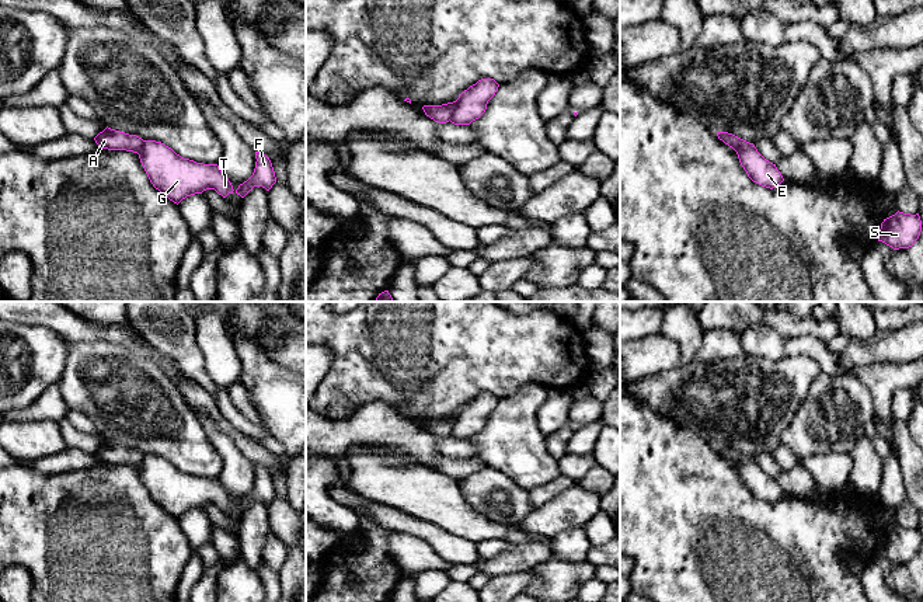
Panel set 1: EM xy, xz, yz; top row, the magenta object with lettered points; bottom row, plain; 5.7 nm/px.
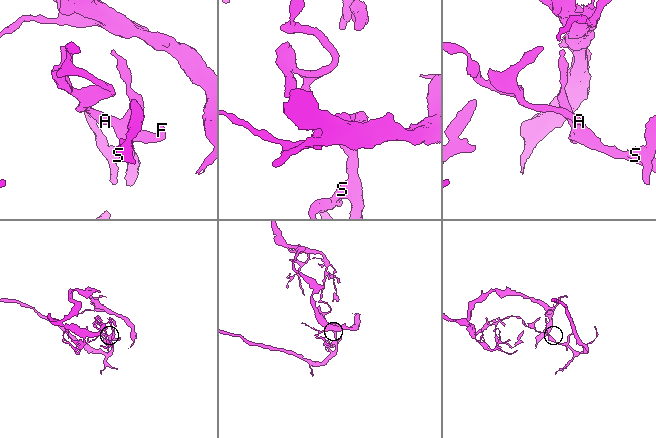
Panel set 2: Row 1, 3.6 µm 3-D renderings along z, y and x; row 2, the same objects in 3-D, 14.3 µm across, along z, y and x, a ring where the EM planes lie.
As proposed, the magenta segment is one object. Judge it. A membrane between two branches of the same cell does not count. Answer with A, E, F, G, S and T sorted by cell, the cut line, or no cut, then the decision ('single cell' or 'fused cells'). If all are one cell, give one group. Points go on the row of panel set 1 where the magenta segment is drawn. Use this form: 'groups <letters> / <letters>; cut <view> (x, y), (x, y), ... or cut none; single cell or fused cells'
groups A / E F G S T; cut xz (456, 101), (449, 119); fused cells

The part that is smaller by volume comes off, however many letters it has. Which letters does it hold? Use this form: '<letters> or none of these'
E, F, G, S, T

